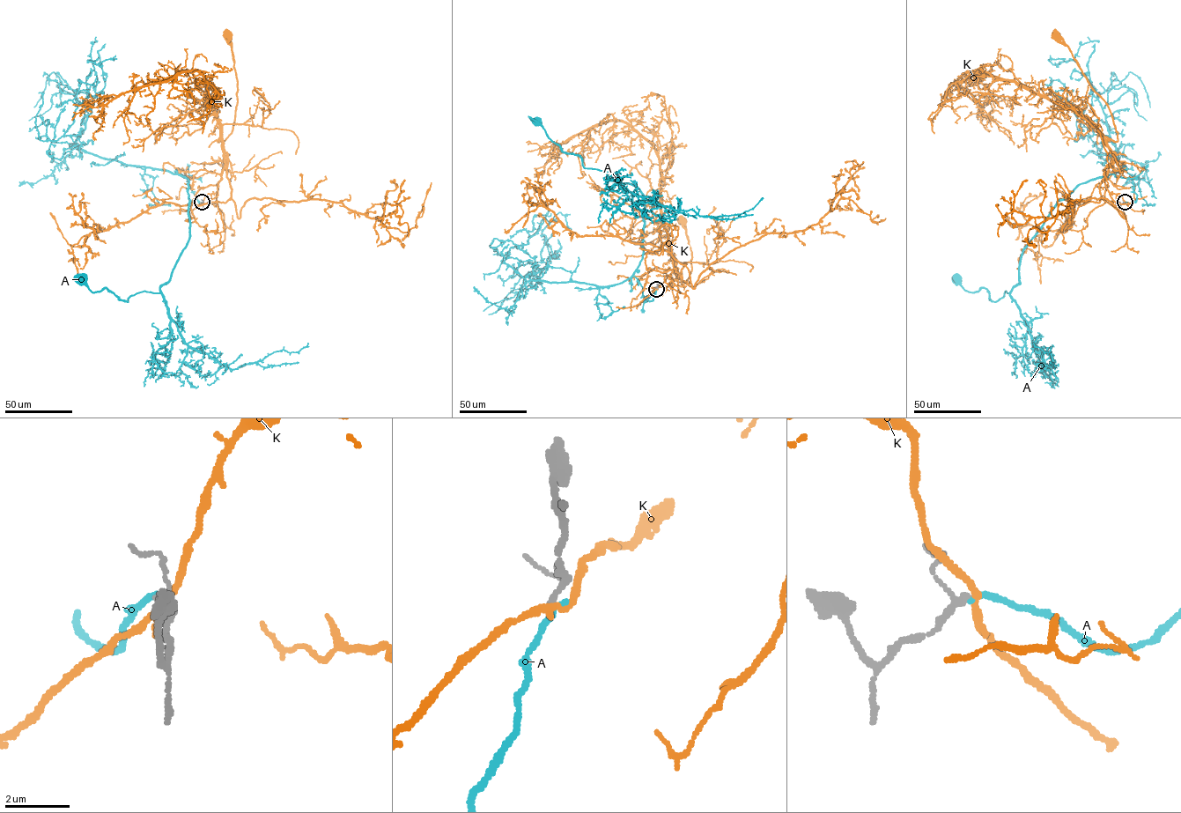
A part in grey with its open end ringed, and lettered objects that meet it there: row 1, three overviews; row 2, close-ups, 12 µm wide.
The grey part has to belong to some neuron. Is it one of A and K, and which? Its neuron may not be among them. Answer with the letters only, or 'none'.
none

